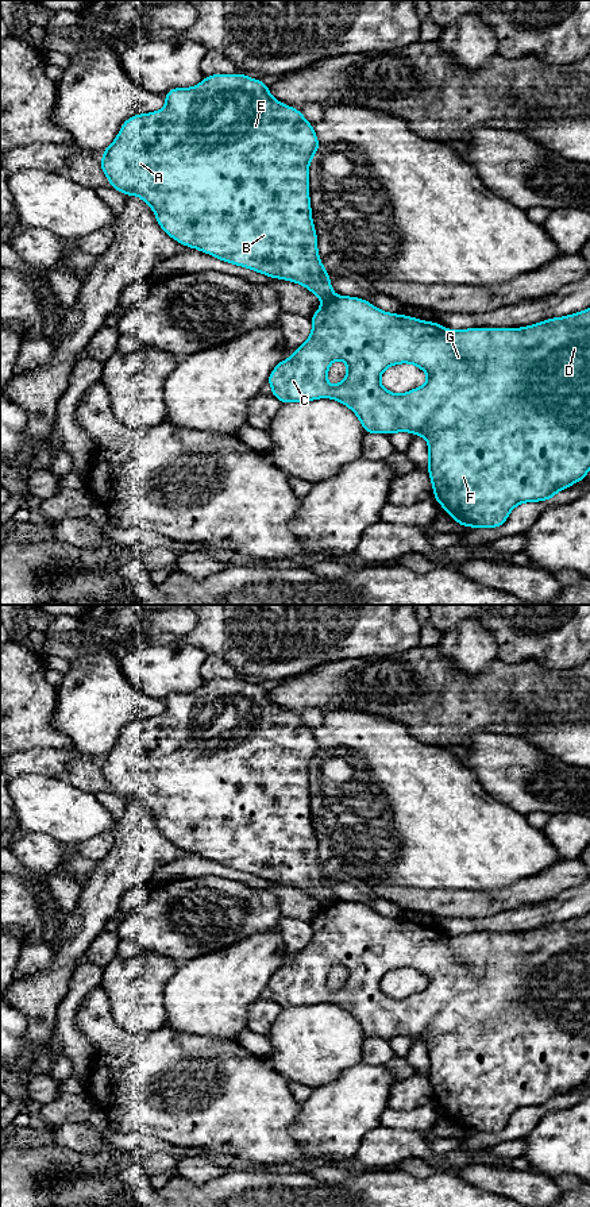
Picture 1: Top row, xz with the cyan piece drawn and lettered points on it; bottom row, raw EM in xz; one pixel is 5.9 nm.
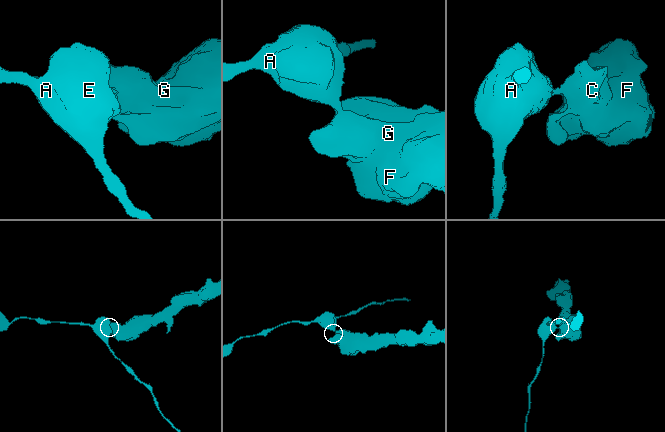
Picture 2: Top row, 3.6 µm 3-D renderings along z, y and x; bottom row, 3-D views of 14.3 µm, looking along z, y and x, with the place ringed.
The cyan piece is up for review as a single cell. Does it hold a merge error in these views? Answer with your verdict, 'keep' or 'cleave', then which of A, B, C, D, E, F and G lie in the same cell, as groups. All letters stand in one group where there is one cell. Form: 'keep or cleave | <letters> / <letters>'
cleave | A B E / C D F G

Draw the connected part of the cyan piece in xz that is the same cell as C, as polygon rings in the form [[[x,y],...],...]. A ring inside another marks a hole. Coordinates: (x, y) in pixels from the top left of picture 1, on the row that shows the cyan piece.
[[[332,296],[324,300],[321,306],[311,317],[311,336],[286,360],[279,360],[267,378],[271,394],[282,404],[315,401],[317,398],[333,398],[348,406],[359,419],[366,433],[410,432],[423,436],[428,441],[428,474],[433,486],[433,497],[462,527],[498,528],[505,524],[509,513],[522,502],[548,501],[575,482],[586,479],[590,470],[590,308],[563,316],[543,320],[522,328],[467,328],[448,329],[436,321],[423,321],[412,316],[383,312],[363,298],[350,296]],[[342,359],[347,365],[347,375],[336,386],[331,386],[327,374],[331,363]],[[410,363],[428,374],[428,381],[413,390],[394,394],[386,390],[379,378],[382,373],[394,365]]]

